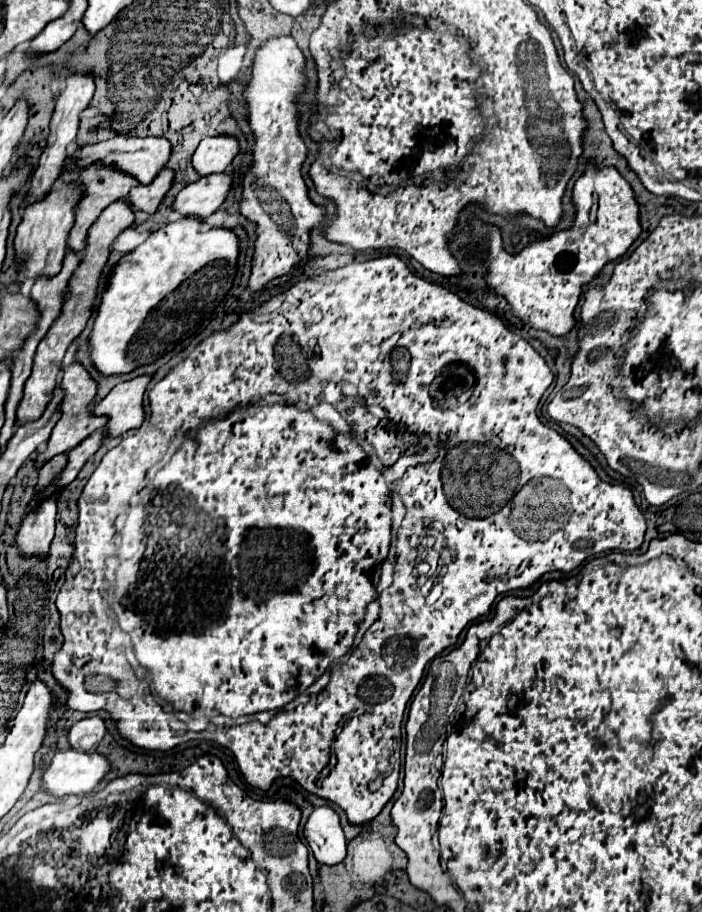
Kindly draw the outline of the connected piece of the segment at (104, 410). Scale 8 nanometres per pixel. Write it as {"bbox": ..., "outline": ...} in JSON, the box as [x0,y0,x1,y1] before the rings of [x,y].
{"bbox":[93,375,149,439],"outline":[[[141,375],[119,383],[101,403],[95,405],[93,415],[105,415],[109,419],[105,425],[107,439],[121,437],[123,433],[137,429],[143,423],[143,393],[149,381],[149,375]]]}

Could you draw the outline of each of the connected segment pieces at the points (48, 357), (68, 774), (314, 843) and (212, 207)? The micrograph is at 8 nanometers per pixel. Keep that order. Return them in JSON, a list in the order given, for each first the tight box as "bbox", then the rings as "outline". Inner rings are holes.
[{"bbox":[17,201,135,423],"outline":[[[115,201],[113,205],[109,205],[109,209],[105,209],[101,213],[101,217],[89,227],[87,233],[87,245],[85,245],[85,257],[81,259],[79,267],[75,269],[69,285],[67,285],[67,295],[61,307],[61,315],[55,319],[55,323],[49,327],[47,335],[41,339],[35,359],[33,359],[33,371],[31,377],[25,381],[25,389],[23,389],[23,397],[17,405],[17,423],[29,423],[35,421],[43,415],[45,407],[49,405],[49,401],[53,399],[53,389],[57,387],[57,373],[61,371],[61,361],[63,355],[67,351],[67,347],[71,345],[71,341],[83,331],[89,315],[91,315],[91,307],[95,303],[95,291],[97,291],[97,279],[101,275],[101,269],[105,267],[107,259],[109,259],[109,247],[113,243],[113,239],[127,227],[131,227],[135,215],[133,209],[127,201]]]},{"bbox":[43,749,109,799],"outline":[[[73,749],[57,753],[43,771],[43,789],[57,799],[67,795],[87,795],[107,775],[109,761],[99,753],[77,753]]]},{"bbox":[303,807,347,865],"outline":[[[317,807],[309,815],[303,835],[317,863],[337,865],[347,855],[347,841],[339,825],[339,815],[331,807]]]},{"bbox":[173,173,233,221],"outline":[[[221,173],[203,177],[183,187],[175,197],[173,211],[181,213],[183,217],[197,217],[201,221],[207,219],[225,201],[231,189],[231,181],[233,181],[231,173]]]}]

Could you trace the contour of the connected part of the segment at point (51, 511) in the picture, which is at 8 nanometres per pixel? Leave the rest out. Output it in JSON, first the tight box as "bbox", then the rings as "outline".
{"bbox":[15,497,57,557],"outline":[[[57,497],[53,501],[45,501],[37,513],[29,513],[29,517],[21,523],[21,529],[15,537],[21,557],[47,557],[49,543],[55,533],[57,521]]]}

